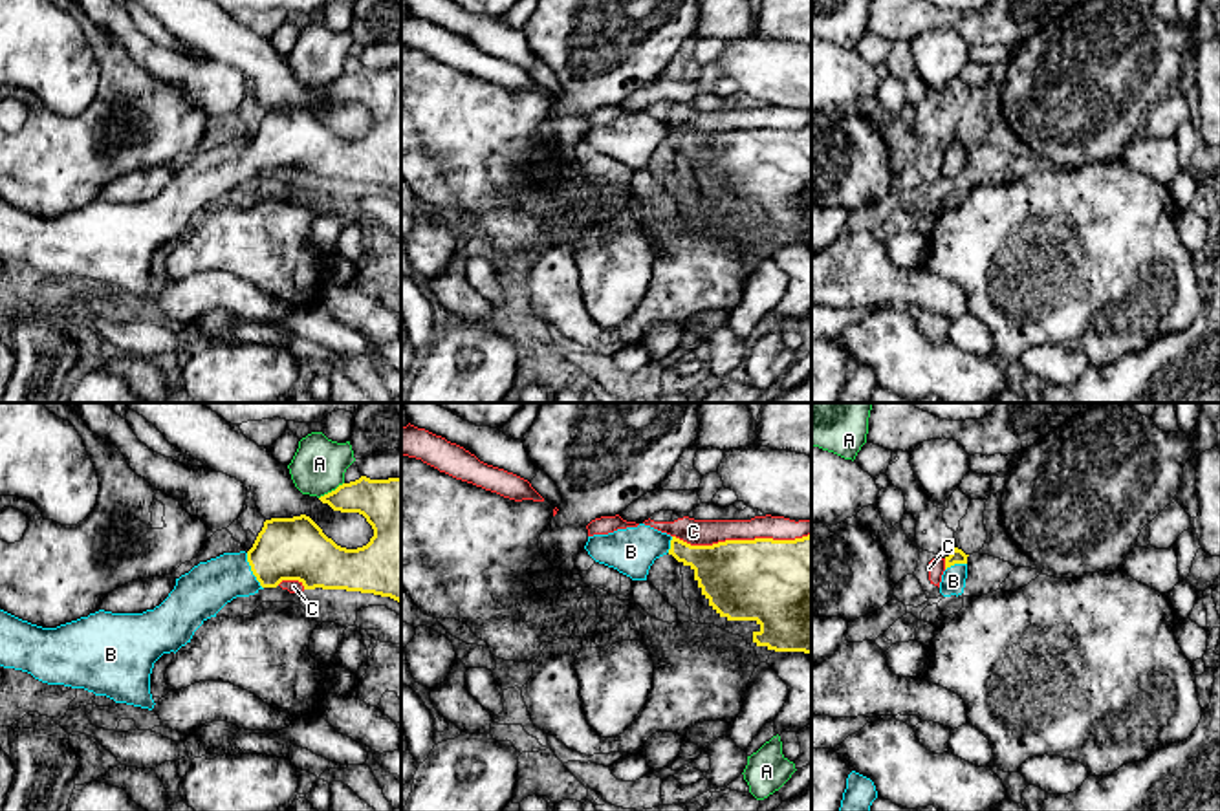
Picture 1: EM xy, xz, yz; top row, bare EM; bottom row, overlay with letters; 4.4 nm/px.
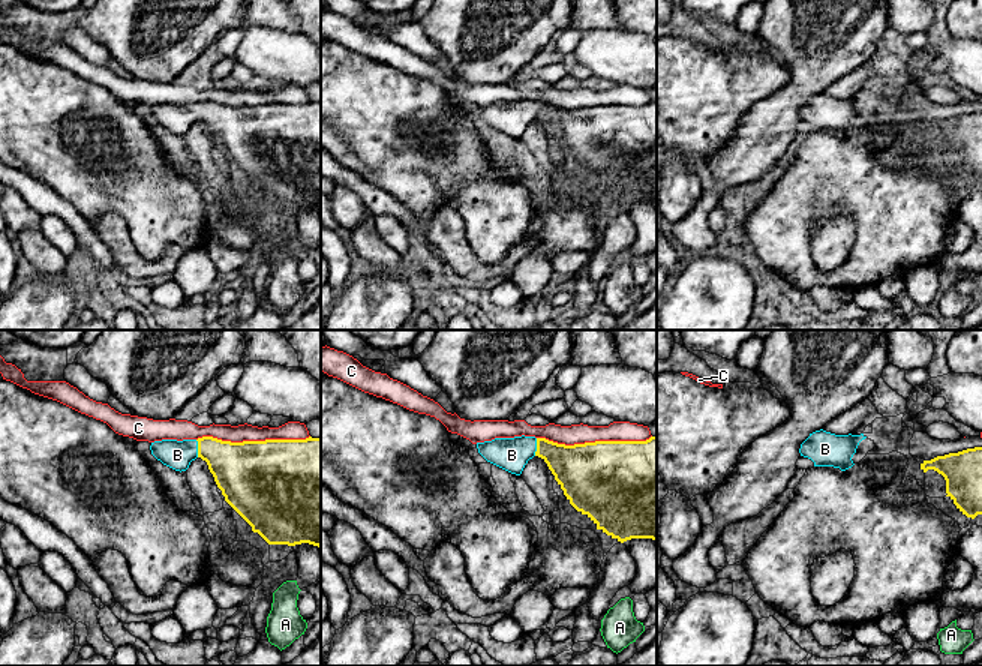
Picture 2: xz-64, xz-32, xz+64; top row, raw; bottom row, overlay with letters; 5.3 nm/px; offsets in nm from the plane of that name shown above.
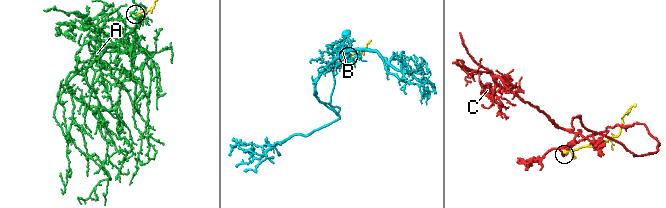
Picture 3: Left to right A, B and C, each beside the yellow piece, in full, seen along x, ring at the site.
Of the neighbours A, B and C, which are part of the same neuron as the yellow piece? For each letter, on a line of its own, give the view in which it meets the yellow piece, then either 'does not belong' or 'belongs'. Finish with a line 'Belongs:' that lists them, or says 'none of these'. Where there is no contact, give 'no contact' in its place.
A: xy | does not belong
B: xy | belongs
C: xz | does not belong
Belongs: B

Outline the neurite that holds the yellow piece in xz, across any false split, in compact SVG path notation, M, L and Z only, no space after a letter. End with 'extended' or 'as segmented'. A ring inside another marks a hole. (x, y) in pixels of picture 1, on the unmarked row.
M639 114L637 117L588 126L584 139L595 152L614 157L632 170L647 170L654 150L669 143L694 161L694 170L702 185L720 207L727 211L755 211L760 216L758 222L753 222L753 232L757 236L766 236L775 242L812 243L812 124L795 130L755 128L725 130L713 135L691 135L676 126Z; extended

